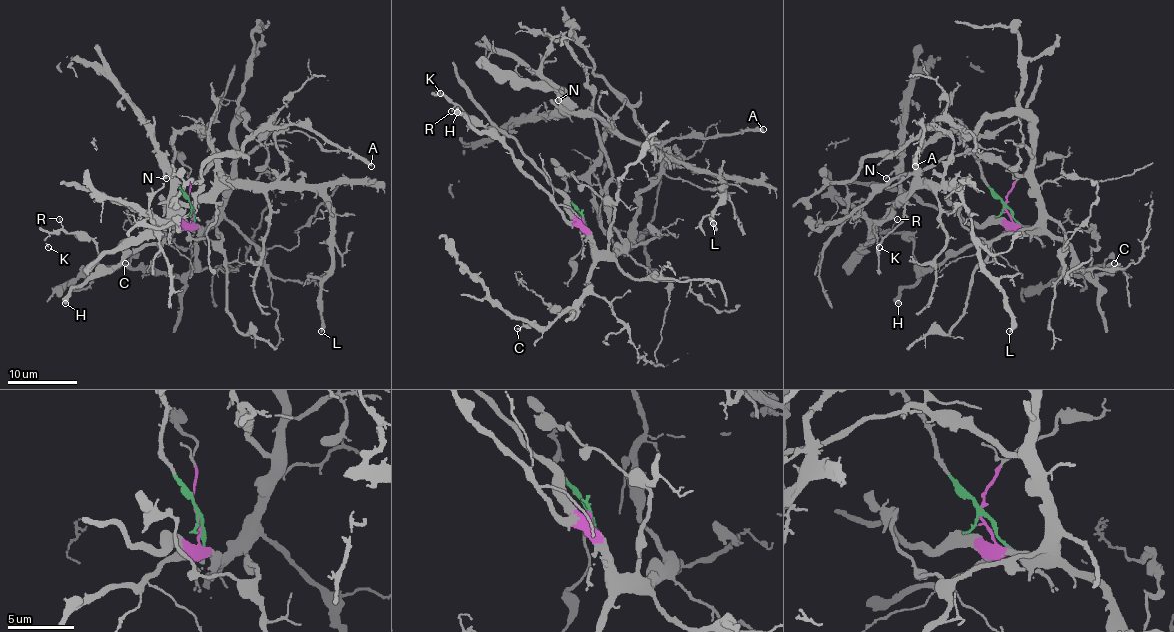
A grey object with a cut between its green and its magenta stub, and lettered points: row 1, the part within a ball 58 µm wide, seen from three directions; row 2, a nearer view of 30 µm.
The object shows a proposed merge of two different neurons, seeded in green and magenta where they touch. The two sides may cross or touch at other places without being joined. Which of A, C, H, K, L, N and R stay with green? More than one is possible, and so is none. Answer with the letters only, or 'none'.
L, N

